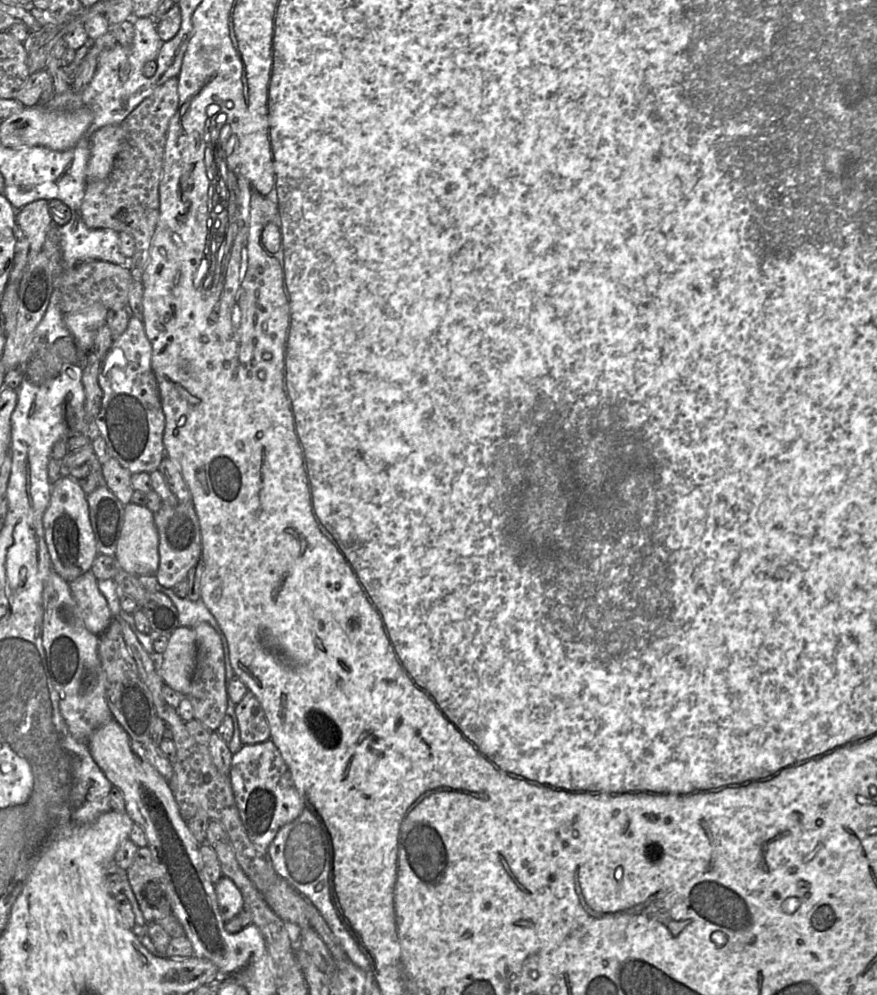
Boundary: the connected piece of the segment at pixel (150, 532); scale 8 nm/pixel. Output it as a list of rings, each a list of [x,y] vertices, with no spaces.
[[[124,506],[124,522],[115,552],[120,569],[136,575],[155,575],[159,566],[159,535],[154,513],[145,506]]]

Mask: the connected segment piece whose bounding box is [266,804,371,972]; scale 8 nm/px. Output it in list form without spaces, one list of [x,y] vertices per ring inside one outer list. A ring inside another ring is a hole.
[[[304,804],[300,815],[278,831],[269,844],[266,853],[277,875],[285,879],[306,901],[310,901],[319,911],[349,959],[360,969],[371,972],[368,959],[360,951],[358,945],[341,922],[334,904],[330,882],[336,846],[334,839],[317,814]]]

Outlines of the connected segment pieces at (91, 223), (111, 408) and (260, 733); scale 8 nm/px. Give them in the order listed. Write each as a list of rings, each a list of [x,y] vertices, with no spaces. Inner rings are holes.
[[[171,78],[127,116],[121,124],[123,139],[111,172],[103,180],[87,183],[81,204],[82,219],[90,229],[111,229],[118,234],[126,232],[134,238],[135,253],[129,269],[133,282],[141,282],[149,260],[160,214],[159,185],[167,132],[178,103],[178,78]]]
[[[132,315],[125,332],[113,340],[110,351],[102,360],[99,384],[103,391],[102,405],[92,427],[105,440],[110,457],[114,457],[131,475],[157,471],[166,457],[163,443],[165,414],[152,369],[152,345],[140,318]],[[112,349],[123,351],[126,365],[112,361]]]
[[[250,690],[235,705],[235,715],[243,745],[258,744],[270,740],[271,730],[268,720],[261,704]]]

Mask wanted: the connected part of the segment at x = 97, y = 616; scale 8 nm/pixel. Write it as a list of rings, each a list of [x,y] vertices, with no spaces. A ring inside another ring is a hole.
[[[90,570],[68,583],[86,629],[95,635],[100,635],[107,629],[114,617],[106,598],[98,588],[97,578]]]

